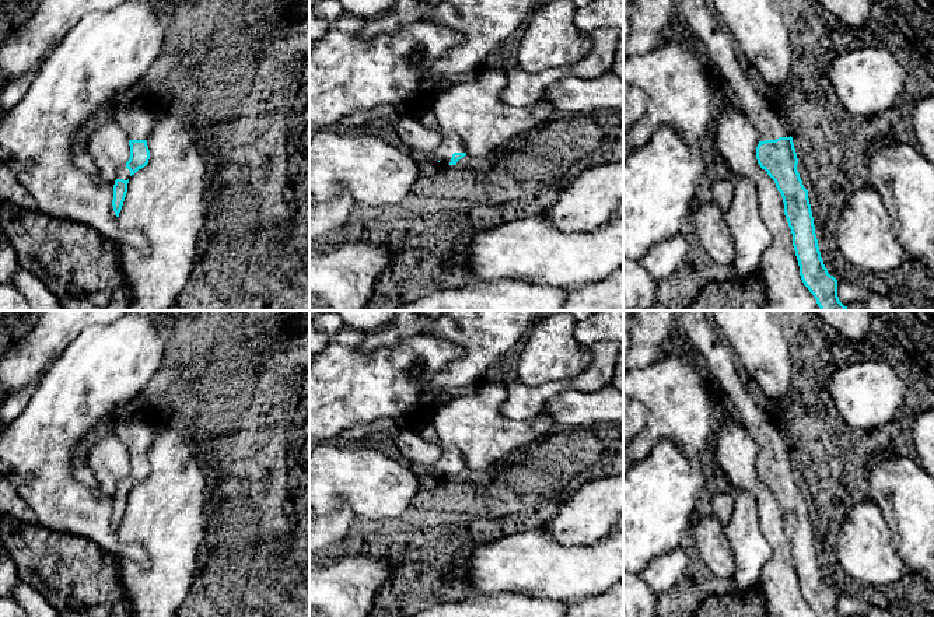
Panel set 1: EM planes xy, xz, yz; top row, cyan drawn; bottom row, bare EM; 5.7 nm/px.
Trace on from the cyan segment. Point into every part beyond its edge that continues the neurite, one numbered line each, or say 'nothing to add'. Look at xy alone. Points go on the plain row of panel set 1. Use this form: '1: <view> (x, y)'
1: xy (137, 433)

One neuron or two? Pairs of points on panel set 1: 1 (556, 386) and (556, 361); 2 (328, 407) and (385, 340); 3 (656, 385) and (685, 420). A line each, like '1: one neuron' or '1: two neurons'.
1: two neurons
2: two neurons
3: one neuron

